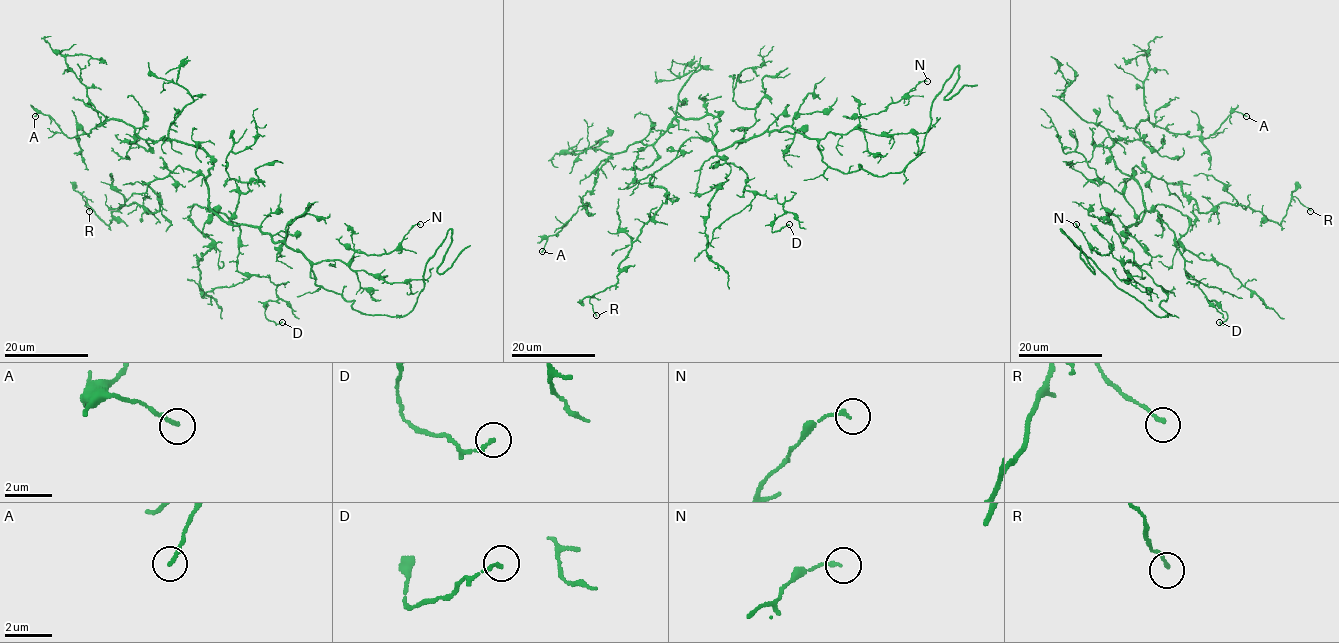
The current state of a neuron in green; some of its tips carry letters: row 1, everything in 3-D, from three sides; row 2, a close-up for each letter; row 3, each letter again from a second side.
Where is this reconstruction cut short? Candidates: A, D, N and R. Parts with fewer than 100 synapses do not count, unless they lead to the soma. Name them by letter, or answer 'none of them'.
none of them

